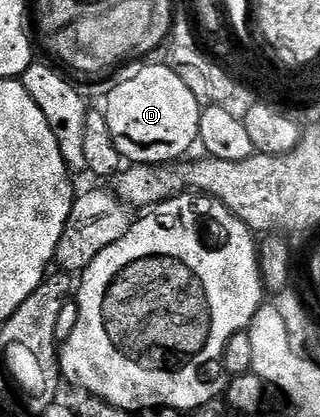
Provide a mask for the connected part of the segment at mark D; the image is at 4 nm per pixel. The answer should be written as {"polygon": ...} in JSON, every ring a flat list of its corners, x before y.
{"polygon":[[146,63,142,65,140,75,114,83,106,97,104,112,108,119,108,131,112,131,112,143,116,143,116,151,120,151,123,159,135,165,164,165,185,158,189,154,186,152,199,144,198,132,203,108,196,95,188,91,188,83,184,83,184,79,180,79,180,75,176,75,169,64]]}

